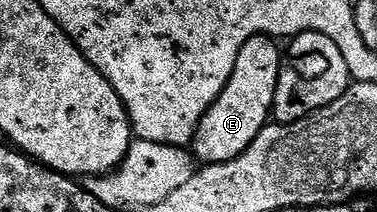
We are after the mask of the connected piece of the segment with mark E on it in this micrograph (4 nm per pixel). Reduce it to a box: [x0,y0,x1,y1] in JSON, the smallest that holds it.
[190,36,282,165]

